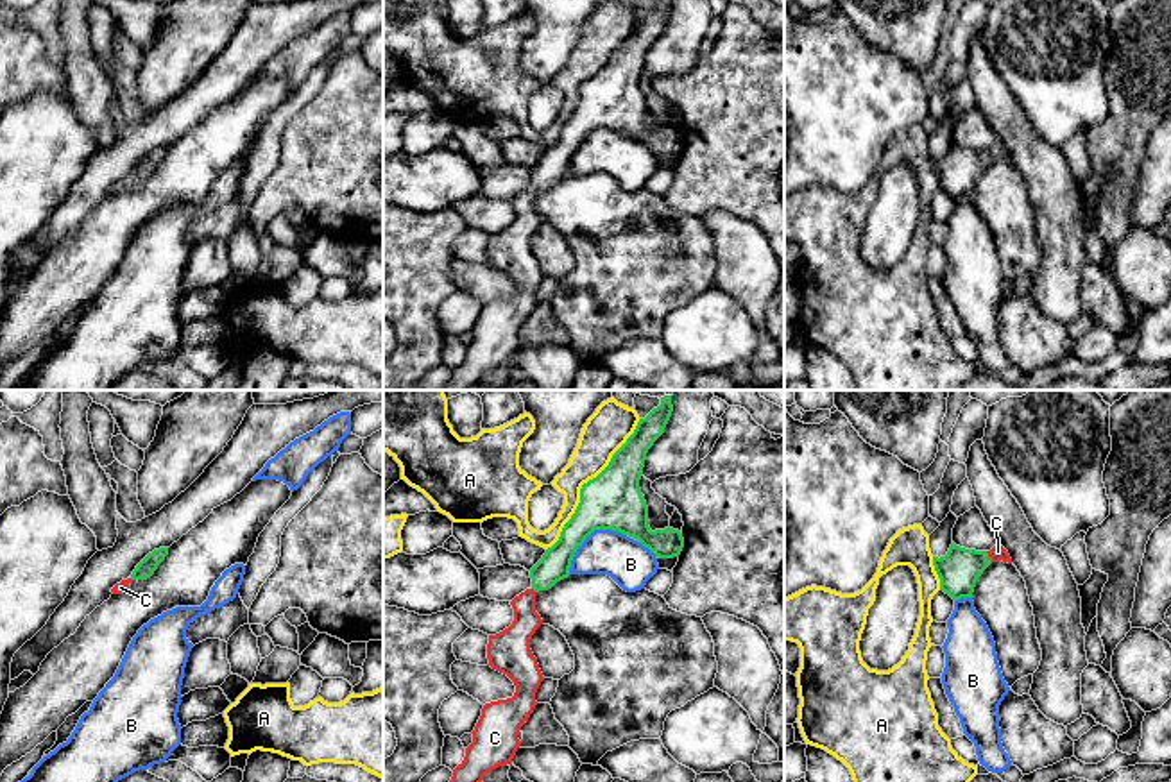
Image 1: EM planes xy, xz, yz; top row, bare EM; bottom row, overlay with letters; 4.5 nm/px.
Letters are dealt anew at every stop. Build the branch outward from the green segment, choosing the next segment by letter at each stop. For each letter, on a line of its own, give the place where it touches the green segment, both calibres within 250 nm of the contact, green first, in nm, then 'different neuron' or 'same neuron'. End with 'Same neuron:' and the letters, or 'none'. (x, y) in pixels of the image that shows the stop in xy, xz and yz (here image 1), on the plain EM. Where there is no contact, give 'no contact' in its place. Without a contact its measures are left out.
A: meets green in xz at (584, 83); 260 nm thick on the green side, 190 nm on the other; different neuron
B: meets green in xz at (588, 135); 260 nm thick on the green side, 200 nm on the other; different neuron
C: meets green in yz at (987, 156); 190 nm thick on the green side, 70 nm on the other; same neuron
Same neuron: C

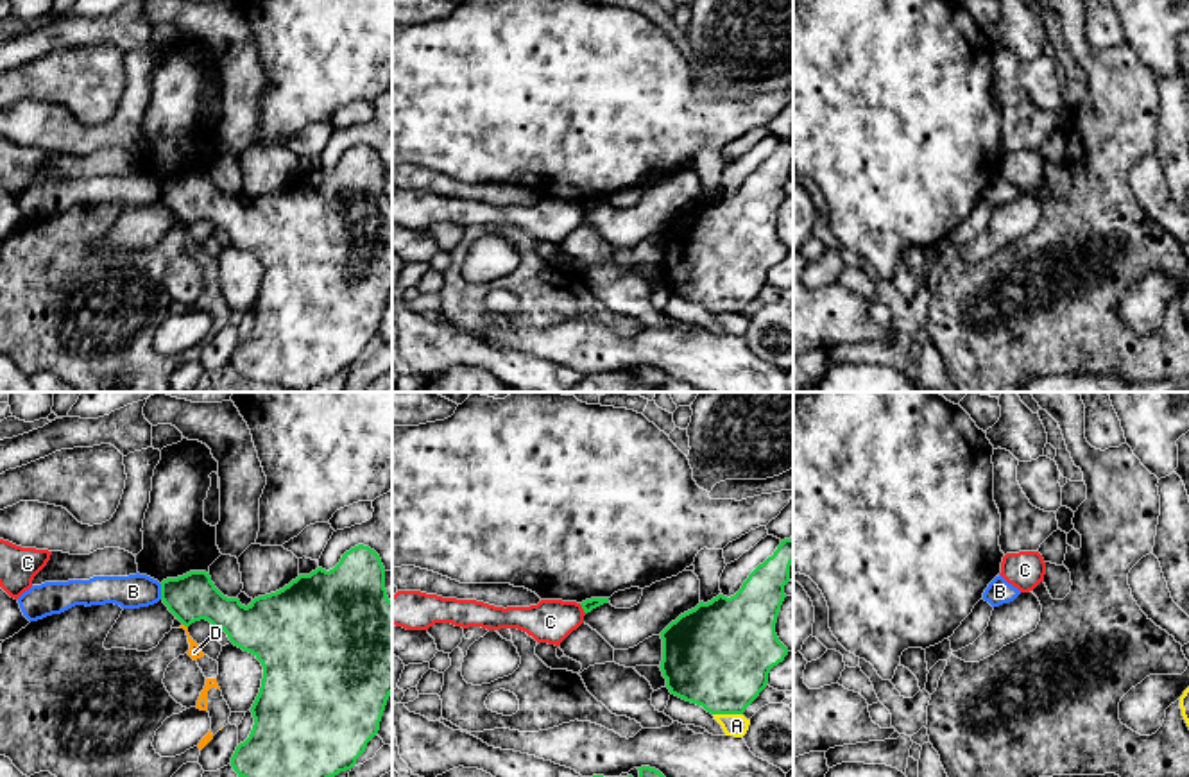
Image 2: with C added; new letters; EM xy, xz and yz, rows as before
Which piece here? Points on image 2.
A: meets green in xz at (727, 312); 460 nm thick on the green side, 100 nm on the other; different neuron
B: meets green in xy at (162, 190); 220 nm thick on the green side, 150 nm on the other; different neuron
C: meets green in xz at (582, 206); 60 nm thick on the green side, 190 nm on the other; different neuron
D: meets green in xy at (185, 224); 220 nm thick on the green side, 60 nm on the other; different neuron
Same neuron: none

